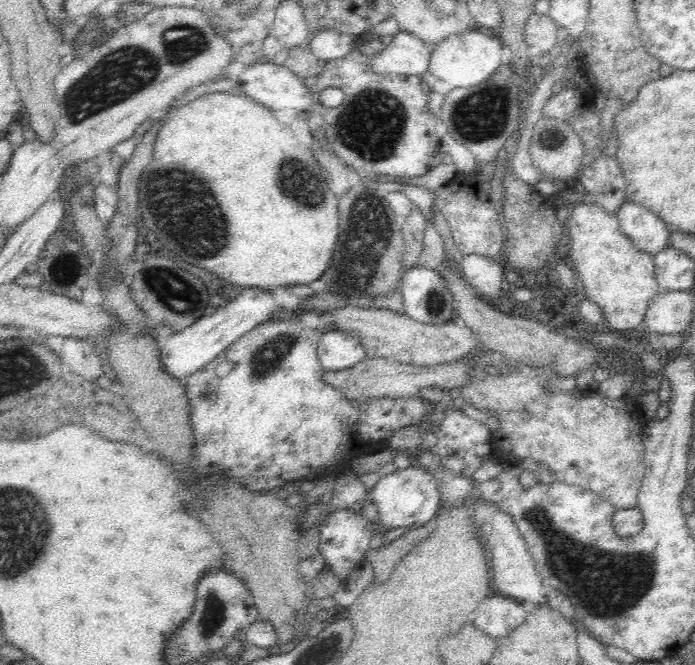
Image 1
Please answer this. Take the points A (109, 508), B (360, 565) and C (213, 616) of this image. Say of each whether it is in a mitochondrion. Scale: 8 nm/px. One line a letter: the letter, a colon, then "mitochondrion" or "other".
A: other
B: other
C: mitochondrion

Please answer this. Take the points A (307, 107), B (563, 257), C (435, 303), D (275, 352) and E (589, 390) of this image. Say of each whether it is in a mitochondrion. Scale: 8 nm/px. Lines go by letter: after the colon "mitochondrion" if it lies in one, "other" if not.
A: other
B: other
C: mitochondrion
D: mitochondrion
E: other

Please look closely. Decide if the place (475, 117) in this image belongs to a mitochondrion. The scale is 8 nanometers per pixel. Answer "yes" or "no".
yes

